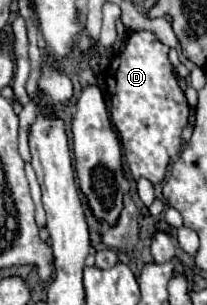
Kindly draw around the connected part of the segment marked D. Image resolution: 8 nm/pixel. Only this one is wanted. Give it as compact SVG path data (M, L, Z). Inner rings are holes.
M150 31L130 33L126 49L110 61L104 75L110 93L110 117L122 139L126 163L134 179L146 177L154 185L164 179L170 159L180 151L182 129L190 113L168 61L168 51Z

